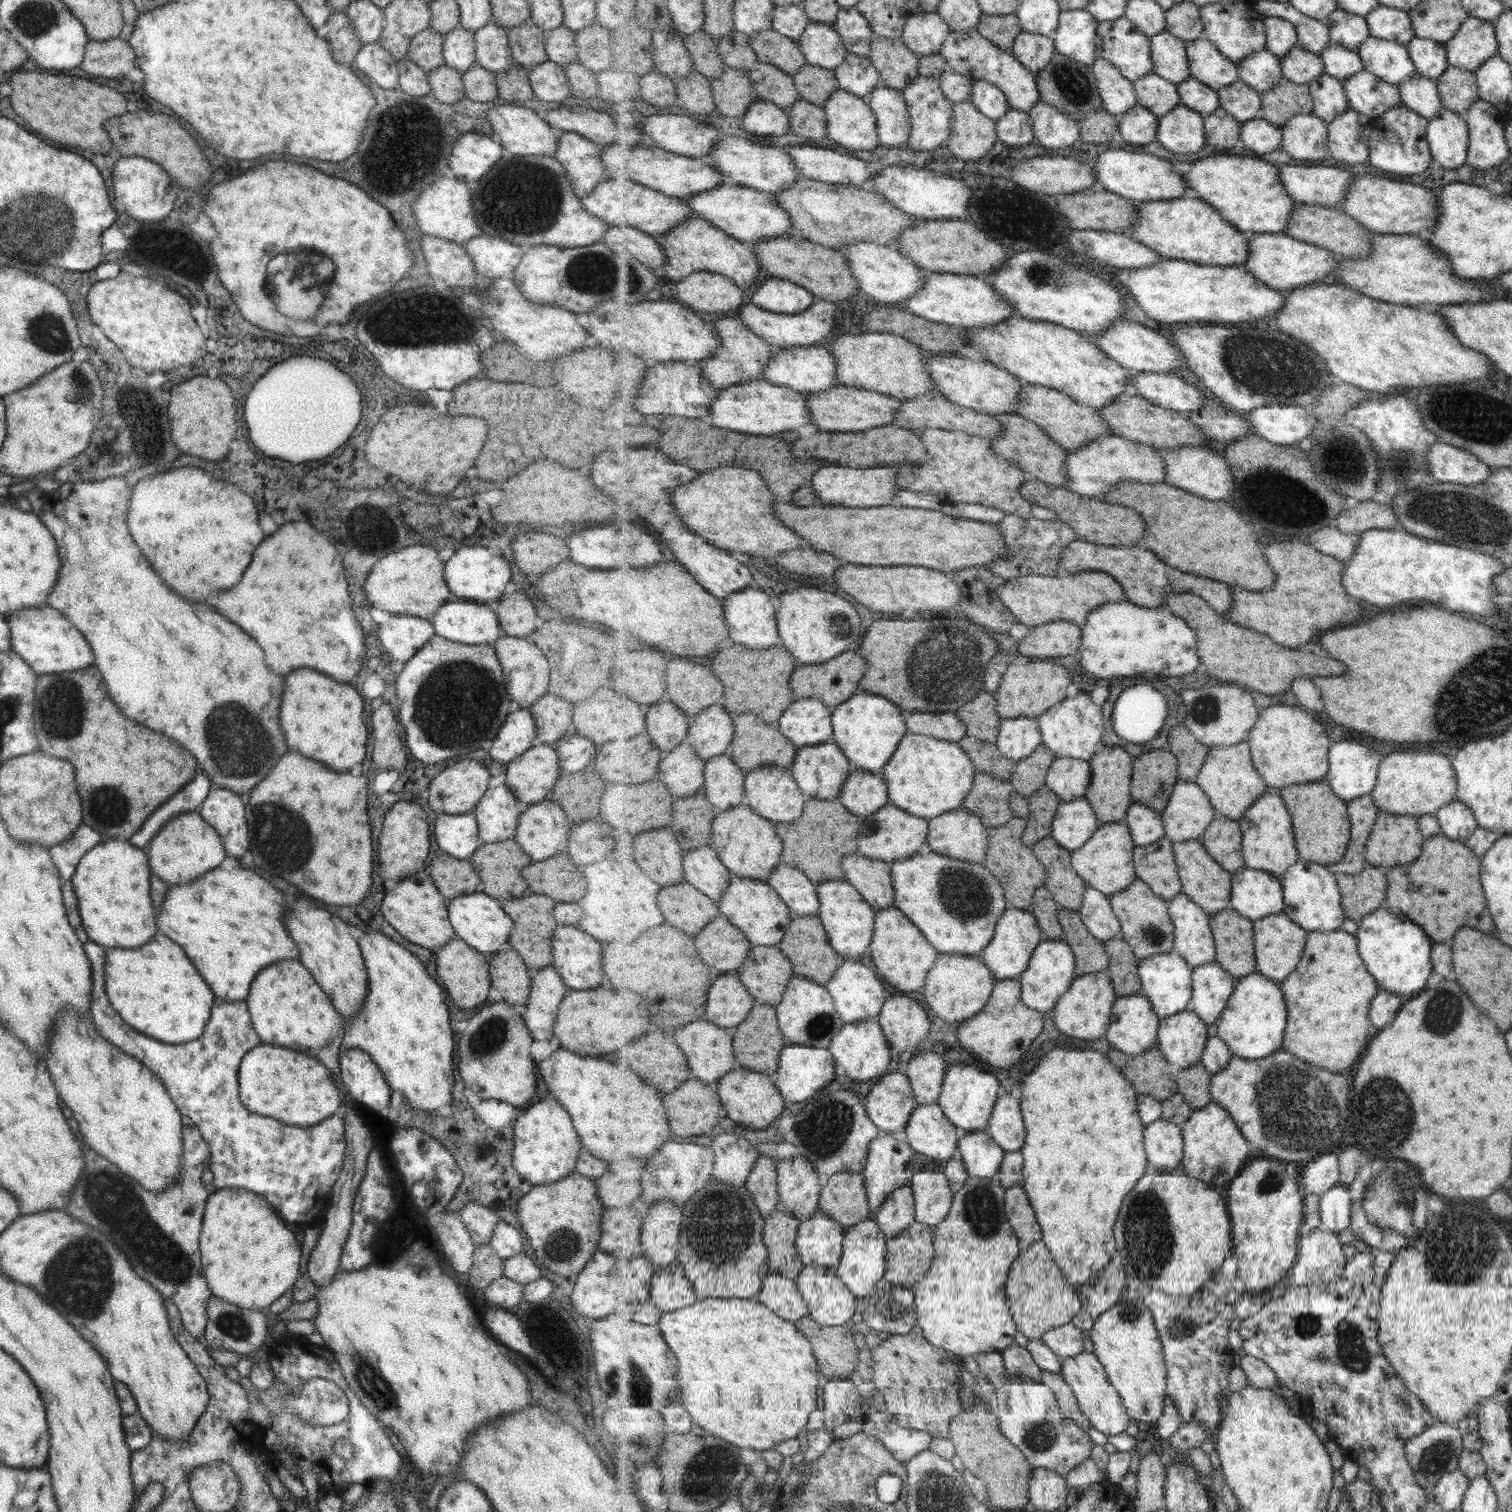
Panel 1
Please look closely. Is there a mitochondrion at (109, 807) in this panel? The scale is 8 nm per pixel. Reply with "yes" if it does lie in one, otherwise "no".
yes

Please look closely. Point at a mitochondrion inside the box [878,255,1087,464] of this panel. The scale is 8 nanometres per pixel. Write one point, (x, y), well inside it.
(1042, 277)

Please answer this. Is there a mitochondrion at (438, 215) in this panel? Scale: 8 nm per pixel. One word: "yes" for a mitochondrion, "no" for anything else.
no

